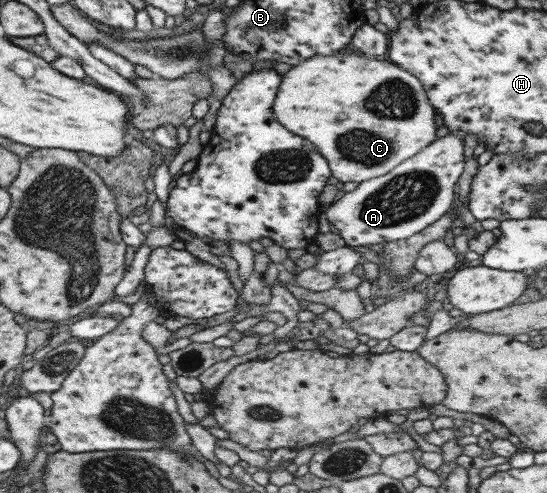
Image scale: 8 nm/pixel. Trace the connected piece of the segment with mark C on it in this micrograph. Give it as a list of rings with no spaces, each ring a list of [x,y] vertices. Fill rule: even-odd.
[[[344,51],[330,56],[314,55],[294,65],[282,78],[273,106],[275,118],[289,132],[312,142],[326,158],[331,176],[341,183],[364,183],[385,176],[437,140],[437,111],[429,102],[424,85],[410,71],[396,66],[386,57]]]

